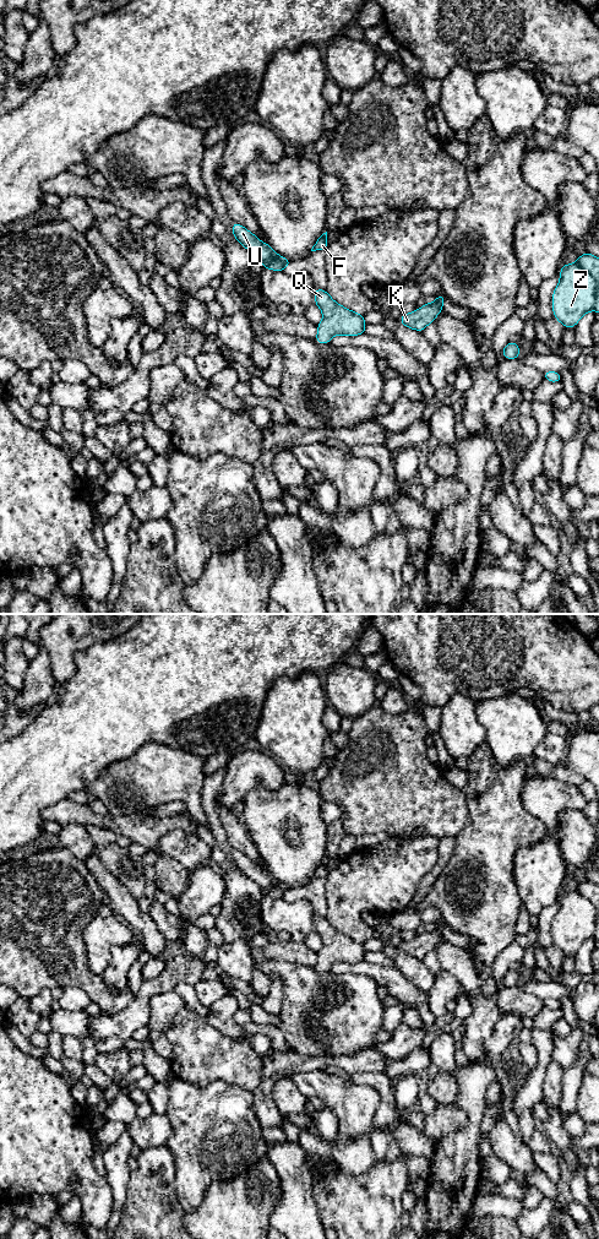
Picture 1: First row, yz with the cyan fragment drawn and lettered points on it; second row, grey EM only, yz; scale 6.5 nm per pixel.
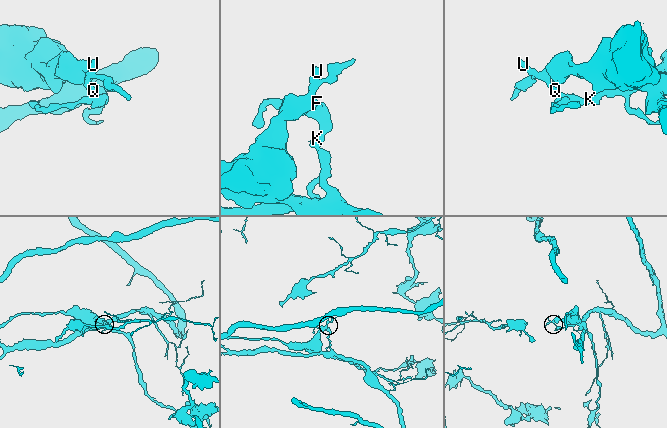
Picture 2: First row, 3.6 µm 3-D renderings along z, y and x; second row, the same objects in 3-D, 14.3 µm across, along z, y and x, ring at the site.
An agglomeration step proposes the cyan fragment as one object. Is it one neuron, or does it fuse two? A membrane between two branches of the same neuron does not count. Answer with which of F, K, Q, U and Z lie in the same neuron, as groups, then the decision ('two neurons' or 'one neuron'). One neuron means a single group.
F / K Q U Z; two neurons

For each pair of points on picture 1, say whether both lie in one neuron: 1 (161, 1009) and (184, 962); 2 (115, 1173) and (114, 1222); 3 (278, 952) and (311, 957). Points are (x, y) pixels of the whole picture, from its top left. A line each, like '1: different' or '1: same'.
1: different
2: same
3: same

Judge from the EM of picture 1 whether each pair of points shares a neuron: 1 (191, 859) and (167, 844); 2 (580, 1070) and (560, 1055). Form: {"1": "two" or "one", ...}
{"1": "one", "2": "two"}

